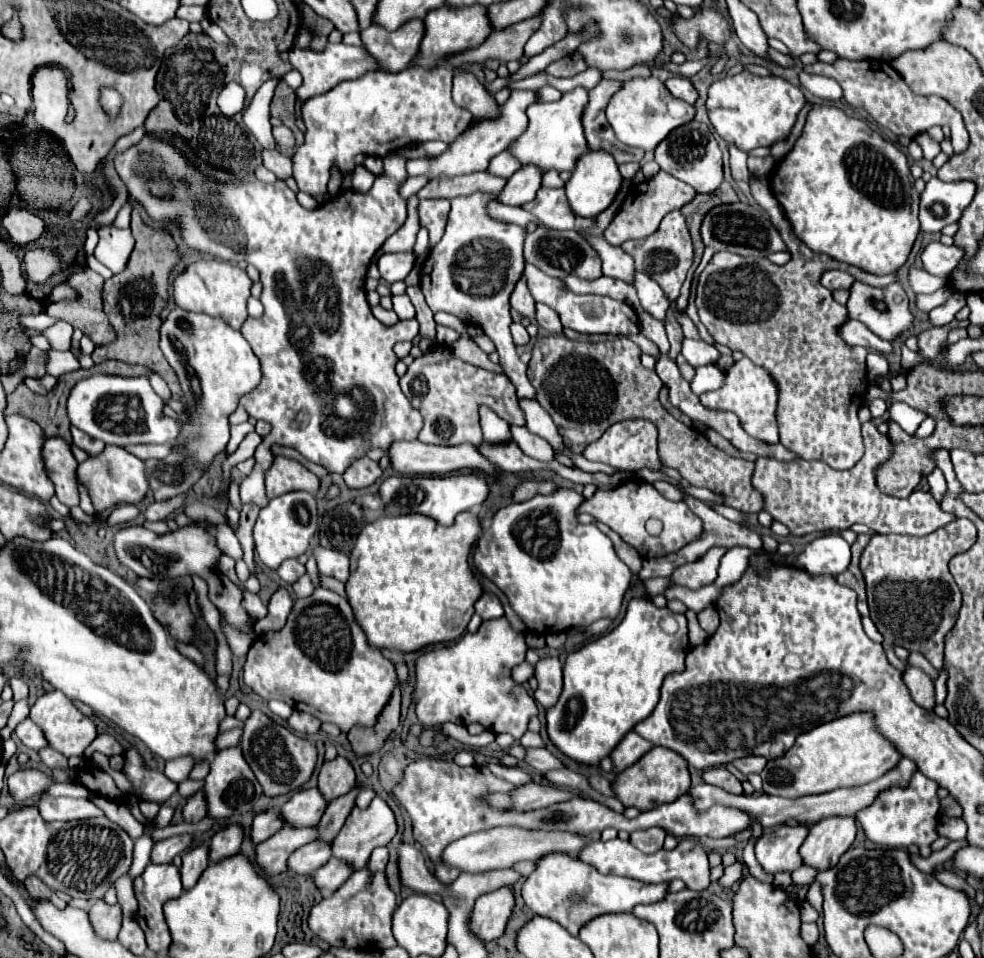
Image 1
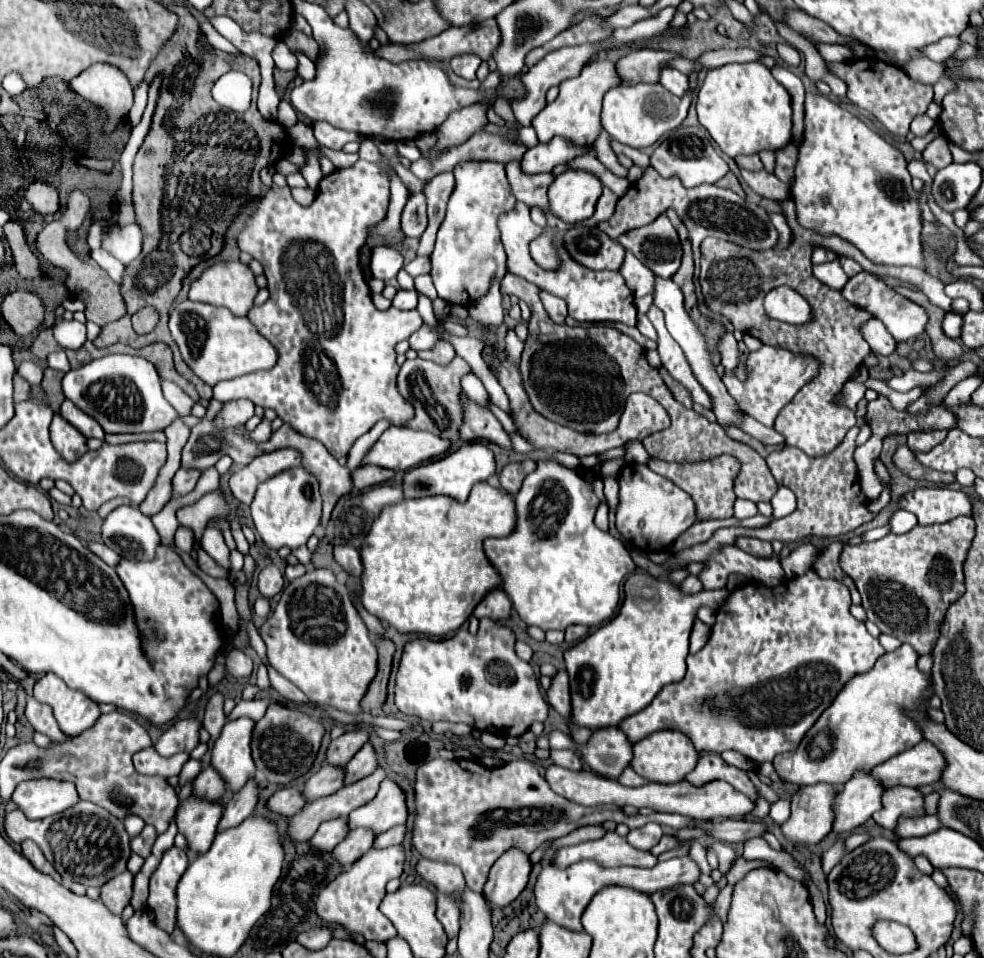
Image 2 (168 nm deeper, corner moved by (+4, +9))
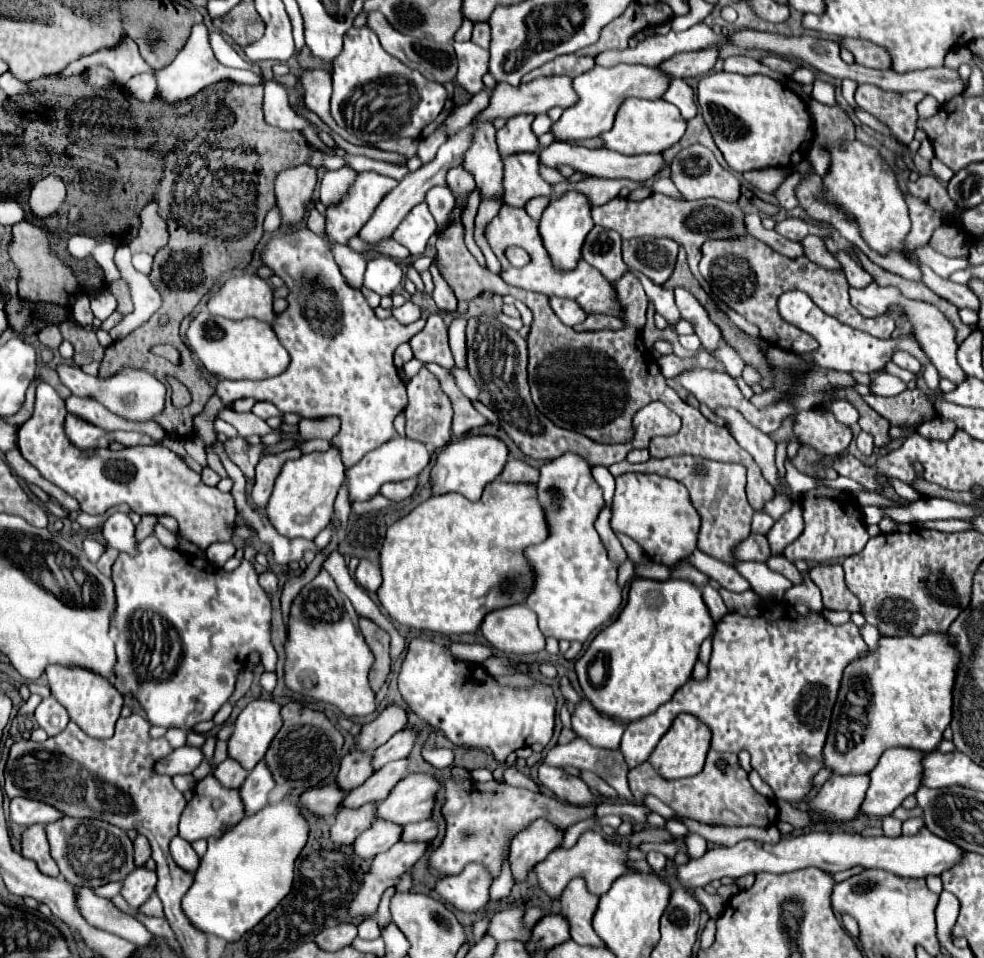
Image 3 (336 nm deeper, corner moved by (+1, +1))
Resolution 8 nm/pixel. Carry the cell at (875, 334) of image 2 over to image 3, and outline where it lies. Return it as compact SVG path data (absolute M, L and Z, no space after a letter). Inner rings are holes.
M905 351L895 353L895 355L893 355L893 363L897 363L897 365L903 367L903 369L909 369L909 371L913 371L913 373L919 373L919 371L921 371L921 363L919 363L913 355L909 355L909 353L905 353Z

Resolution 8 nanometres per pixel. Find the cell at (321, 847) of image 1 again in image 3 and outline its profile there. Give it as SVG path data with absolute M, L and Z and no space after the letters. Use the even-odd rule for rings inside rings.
M377 803L363 805L361 809L341 809L337 813L335 825L331 827L331 839L339 845L351 845L375 819Z

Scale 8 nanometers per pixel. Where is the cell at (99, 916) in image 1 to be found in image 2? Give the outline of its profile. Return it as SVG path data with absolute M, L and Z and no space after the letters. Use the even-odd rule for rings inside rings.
M128 871L120 873L118 877L108 881L100 889L102 903L114 915L120 915L124 911L124 907L130 903L130 895L132 895L132 873L128 873Z

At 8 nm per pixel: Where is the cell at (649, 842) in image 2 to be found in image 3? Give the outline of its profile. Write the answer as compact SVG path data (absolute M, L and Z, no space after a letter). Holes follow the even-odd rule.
M649 851L647 855L645 855L645 861L653 867L653 871L661 871L663 867L665 867L665 861L667 861L667 857L663 855L663 853L657 853L657 851Z

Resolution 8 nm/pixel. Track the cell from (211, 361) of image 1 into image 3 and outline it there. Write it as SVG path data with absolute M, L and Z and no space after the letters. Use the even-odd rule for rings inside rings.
M199 311L187 331L187 337L199 359L205 363L207 371L221 379L269 379L283 373L291 361L287 349L273 333L271 323L257 319L233 321L215 317L209 311ZM215 329L221 329L223 335L217 337Z

